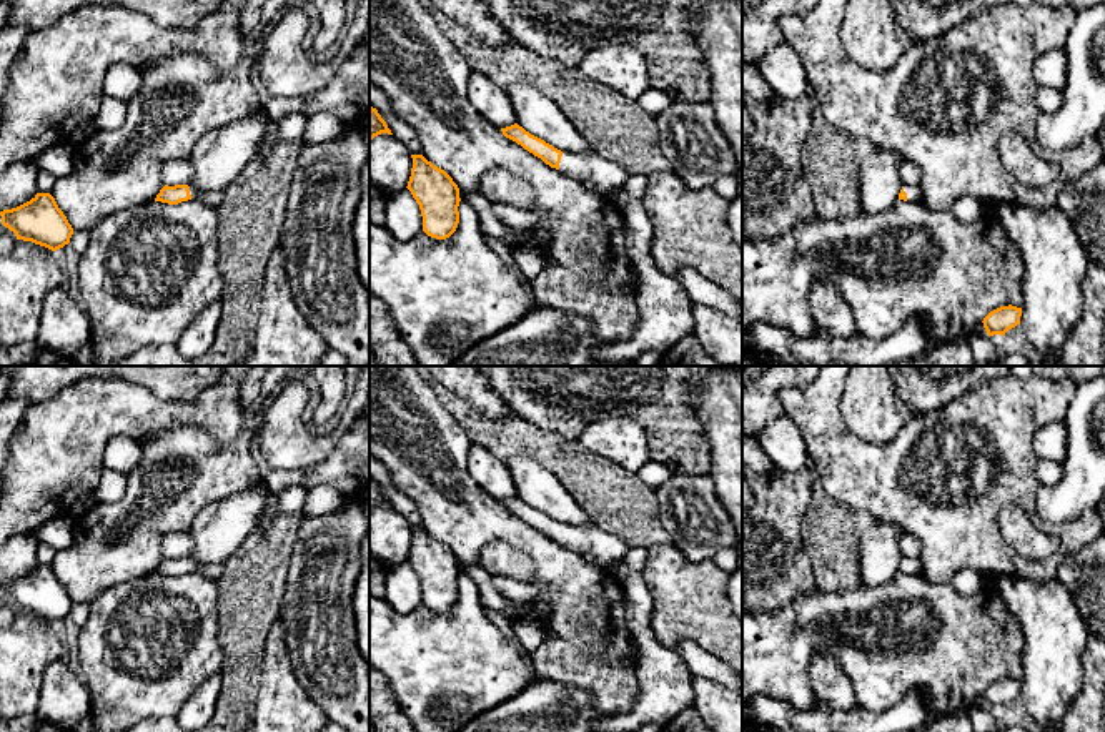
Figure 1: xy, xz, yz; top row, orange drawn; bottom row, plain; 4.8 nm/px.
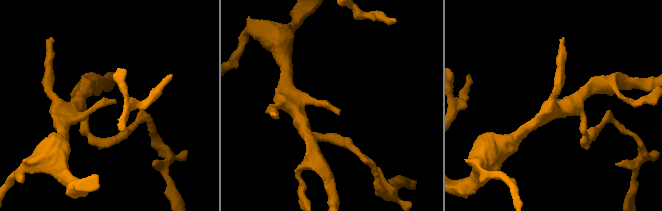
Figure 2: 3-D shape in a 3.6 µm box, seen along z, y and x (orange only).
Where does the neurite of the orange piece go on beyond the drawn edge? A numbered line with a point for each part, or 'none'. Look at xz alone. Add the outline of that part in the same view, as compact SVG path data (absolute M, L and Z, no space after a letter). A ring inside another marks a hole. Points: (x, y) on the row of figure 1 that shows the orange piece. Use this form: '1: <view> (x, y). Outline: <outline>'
1: xz (593, 172). Outline: M562 151L559 170L596 193L601 190L621 188L631 176L622 166L602 160L594 151Z

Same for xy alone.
1: xy (213, 198). Outline: M188 188L191 200L203 201L210 205L211 208L218 208L218 205L223 201L223 191L200 191L196 188Z

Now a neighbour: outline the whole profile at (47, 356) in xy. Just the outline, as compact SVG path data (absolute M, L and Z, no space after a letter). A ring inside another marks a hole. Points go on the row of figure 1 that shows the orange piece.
M40 346L40 354L27 366L80 366L73 358Z

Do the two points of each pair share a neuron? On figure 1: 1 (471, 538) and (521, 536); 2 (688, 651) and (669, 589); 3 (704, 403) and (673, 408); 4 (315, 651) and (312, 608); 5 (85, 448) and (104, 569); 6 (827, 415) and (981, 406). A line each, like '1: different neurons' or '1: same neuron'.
1: same neuron
2: different neurons
3: different neurons
4: same neuron
5: different neurons
6: same neuron

